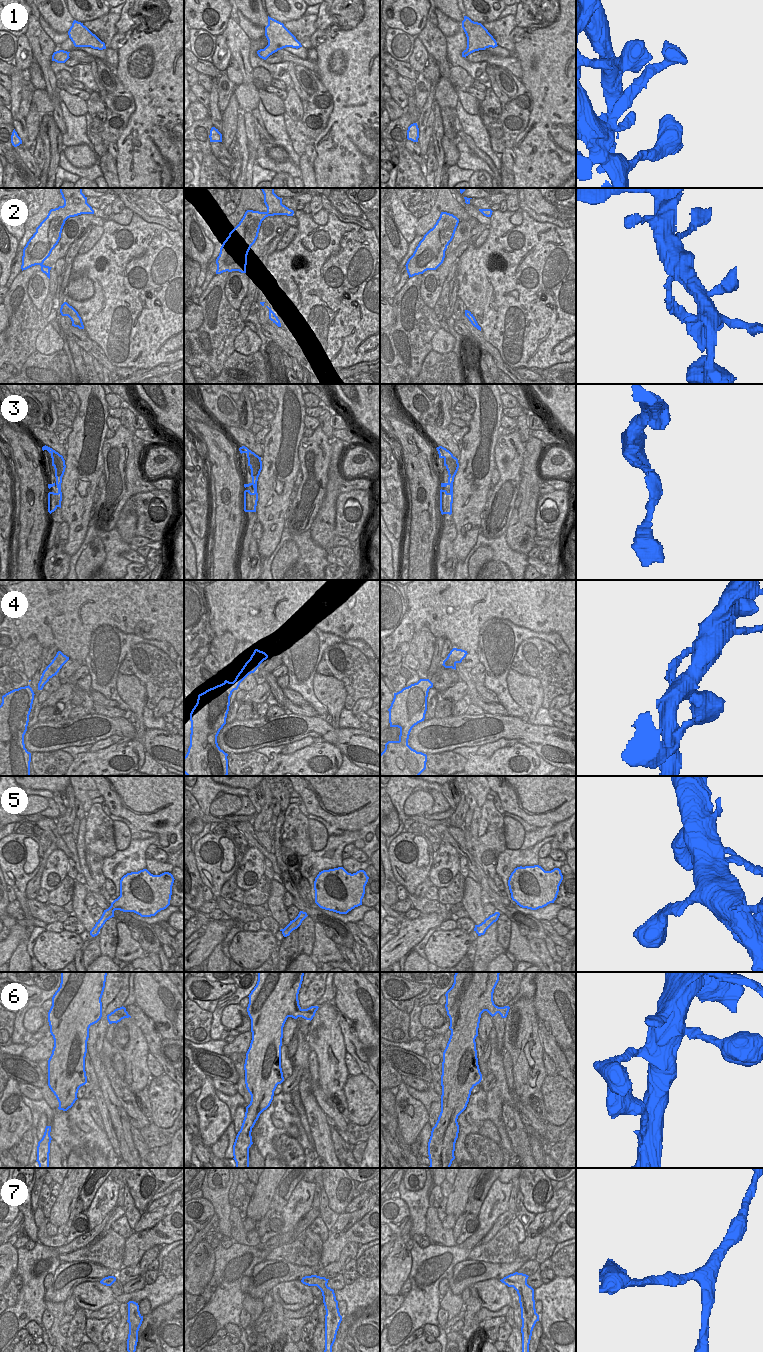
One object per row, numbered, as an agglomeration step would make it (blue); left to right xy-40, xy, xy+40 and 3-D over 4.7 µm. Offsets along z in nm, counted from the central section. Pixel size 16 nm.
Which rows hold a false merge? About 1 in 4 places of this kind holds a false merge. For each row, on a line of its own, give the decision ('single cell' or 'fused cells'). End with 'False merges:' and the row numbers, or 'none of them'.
1: single cell
2: single cell
3: single cell
4: single cell
5: single cell
6: single cell
7: single cell
False merges: none of them

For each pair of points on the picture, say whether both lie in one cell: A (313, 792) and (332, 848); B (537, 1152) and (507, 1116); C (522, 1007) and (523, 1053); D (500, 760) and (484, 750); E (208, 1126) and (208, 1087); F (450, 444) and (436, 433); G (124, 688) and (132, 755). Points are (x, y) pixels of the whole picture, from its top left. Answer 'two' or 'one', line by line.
A: two
B: two
C: one
D: two
E: one
F: one
G: one

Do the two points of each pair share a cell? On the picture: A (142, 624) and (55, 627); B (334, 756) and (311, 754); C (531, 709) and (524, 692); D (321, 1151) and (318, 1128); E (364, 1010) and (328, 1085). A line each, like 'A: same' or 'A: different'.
A: same
B: same
C: same
D: same
E: different

